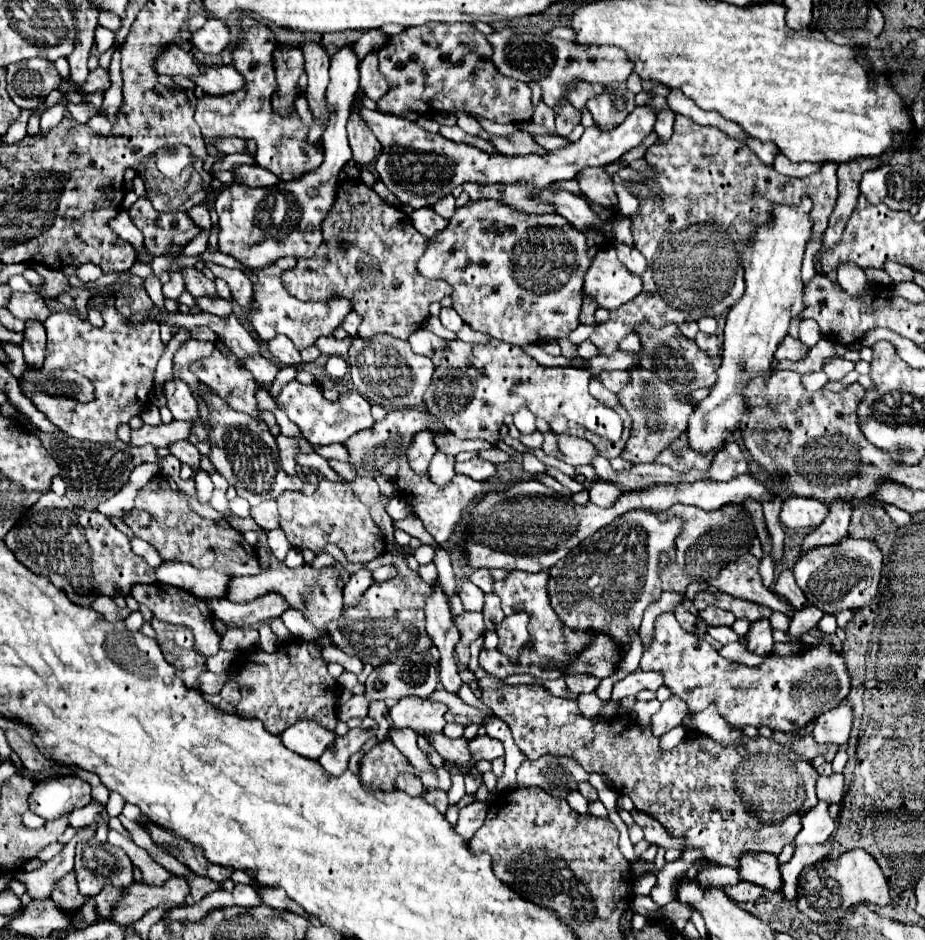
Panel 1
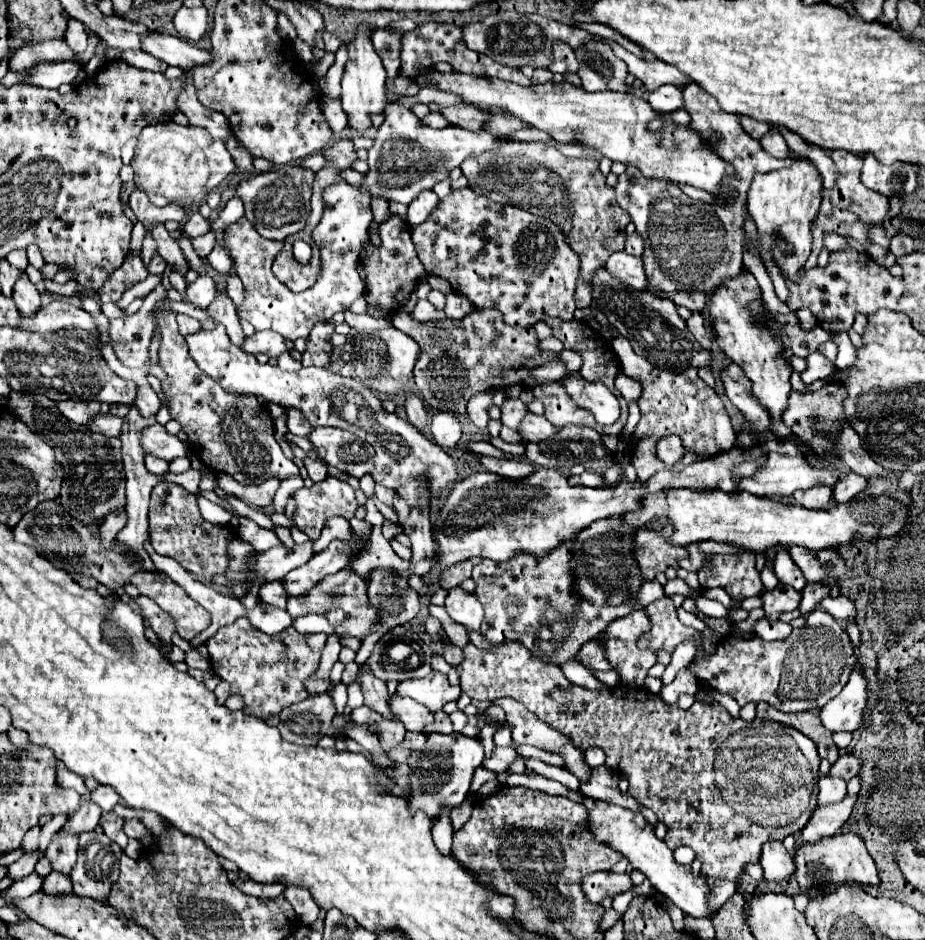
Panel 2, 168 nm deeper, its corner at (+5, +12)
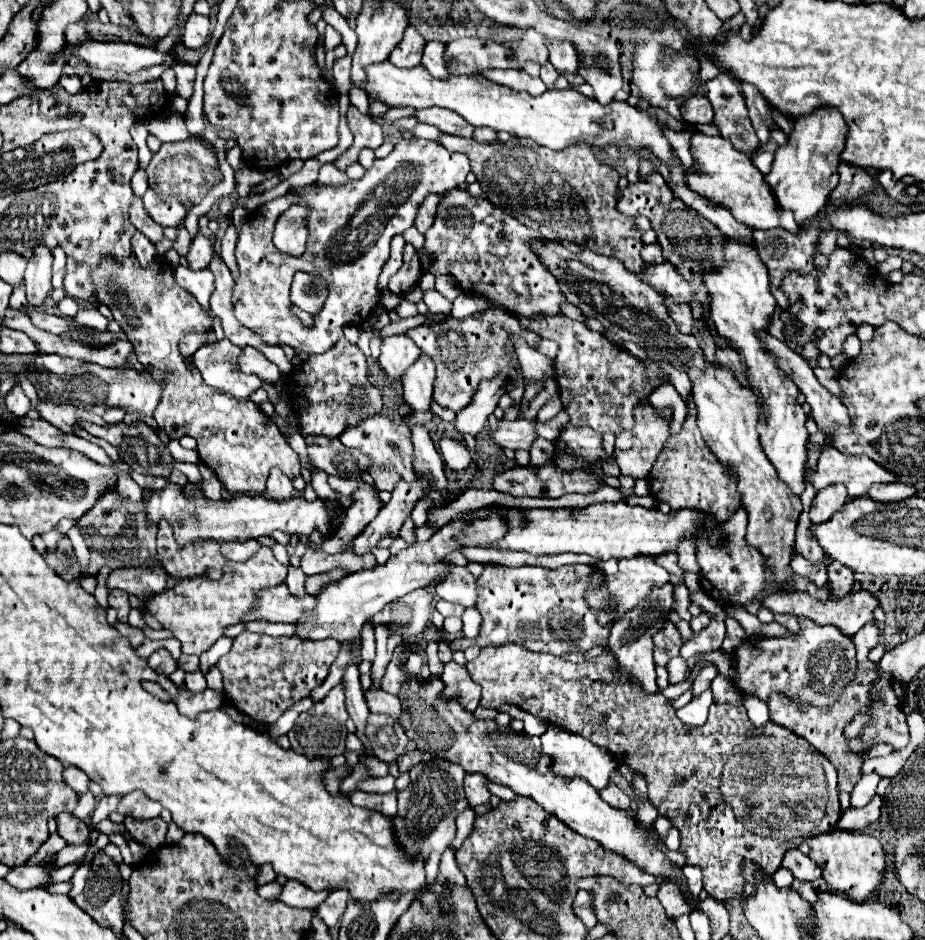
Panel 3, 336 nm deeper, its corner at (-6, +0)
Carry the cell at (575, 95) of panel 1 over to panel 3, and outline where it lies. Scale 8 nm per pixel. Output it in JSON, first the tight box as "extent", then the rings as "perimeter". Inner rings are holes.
{"extent":[545,38,579,74],"perimeter":[[[545,38],[545,44],[549,48],[549,62],[557,68],[559,74],[565,74],[565,72],[577,74],[577,68],[579,68],[577,52],[569,40]]]}

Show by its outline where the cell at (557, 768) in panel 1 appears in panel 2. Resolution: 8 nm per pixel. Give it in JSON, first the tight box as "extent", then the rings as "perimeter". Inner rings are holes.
{"extent":[484,748,518,772],"perimeter":[[[494,748],[492,758],[484,760],[484,768],[492,770],[492,772],[508,772],[508,768],[512,766],[512,762],[518,758],[518,754],[512,748]]]}

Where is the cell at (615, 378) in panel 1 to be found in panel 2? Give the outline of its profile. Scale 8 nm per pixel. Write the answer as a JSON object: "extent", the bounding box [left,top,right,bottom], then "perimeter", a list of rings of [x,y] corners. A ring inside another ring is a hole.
{"extent":[614,370,642,403],"perimeter":[[[622,370],[618,372],[618,376],[616,376],[614,384],[616,384],[616,390],[622,394],[622,398],[624,398],[628,403],[637,401],[641,396],[642,384],[637,380],[628,378]]]}

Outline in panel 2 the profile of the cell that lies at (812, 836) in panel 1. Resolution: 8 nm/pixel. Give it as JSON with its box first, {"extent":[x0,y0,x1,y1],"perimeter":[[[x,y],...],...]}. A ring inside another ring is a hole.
{"extent":[818,778,846,808],"perimeter":[[[820,778],[818,780],[818,808],[840,802],[846,796],[846,780],[842,778]]]}

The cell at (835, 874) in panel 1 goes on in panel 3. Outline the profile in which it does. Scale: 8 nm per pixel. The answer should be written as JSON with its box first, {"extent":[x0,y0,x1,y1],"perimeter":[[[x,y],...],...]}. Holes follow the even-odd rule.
{"extent":[809,830,885,900],"perimeter":[[[833,830],[809,838],[809,858],[819,862],[823,868],[823,880],[837,894],[845,894],[851,900],[867,900],[873,890],[885,880],[885,856],[877,838],[863,832]]]}

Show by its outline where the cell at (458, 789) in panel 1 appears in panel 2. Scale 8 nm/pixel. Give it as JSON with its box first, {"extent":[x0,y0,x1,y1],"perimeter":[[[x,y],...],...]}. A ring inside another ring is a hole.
{"extent":[432,808,452,852],"perimeter":[[[442,808],[442,812],[434,818],[434,826],[432,826],[432,838],[436,848],[440,848],[440,852],[450,852],[452,846],[452,822],[450,822],[450,808]]]}

